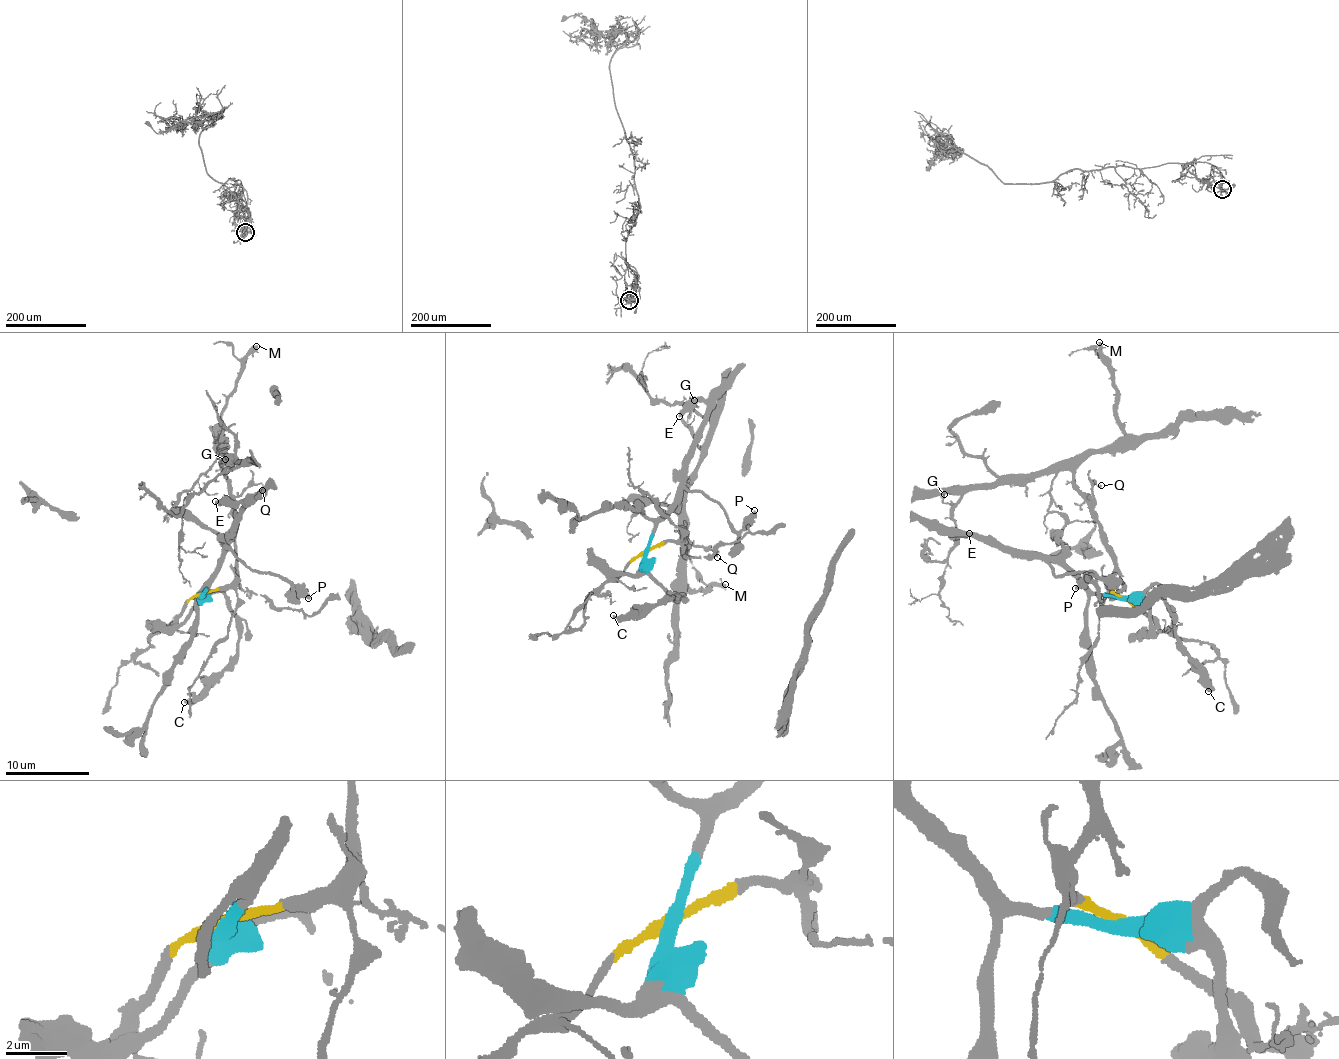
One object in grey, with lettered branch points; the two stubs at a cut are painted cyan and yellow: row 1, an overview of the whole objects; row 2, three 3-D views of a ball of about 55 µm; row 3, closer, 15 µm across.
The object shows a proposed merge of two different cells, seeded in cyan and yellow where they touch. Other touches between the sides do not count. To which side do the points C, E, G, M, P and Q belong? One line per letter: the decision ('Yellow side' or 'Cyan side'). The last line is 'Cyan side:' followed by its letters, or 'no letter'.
C: Cyan side
E: Cyan side
G: Yellow side
M: Yellow side
P: Cyan side
Q: Yellow side
Cyan side: C, E, P

